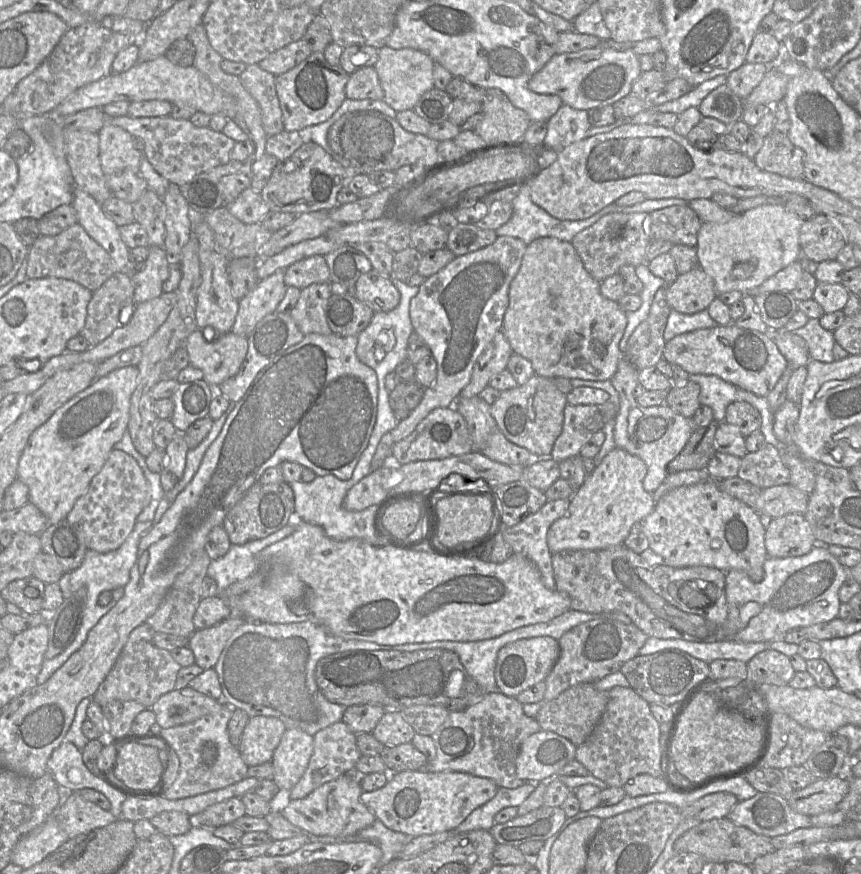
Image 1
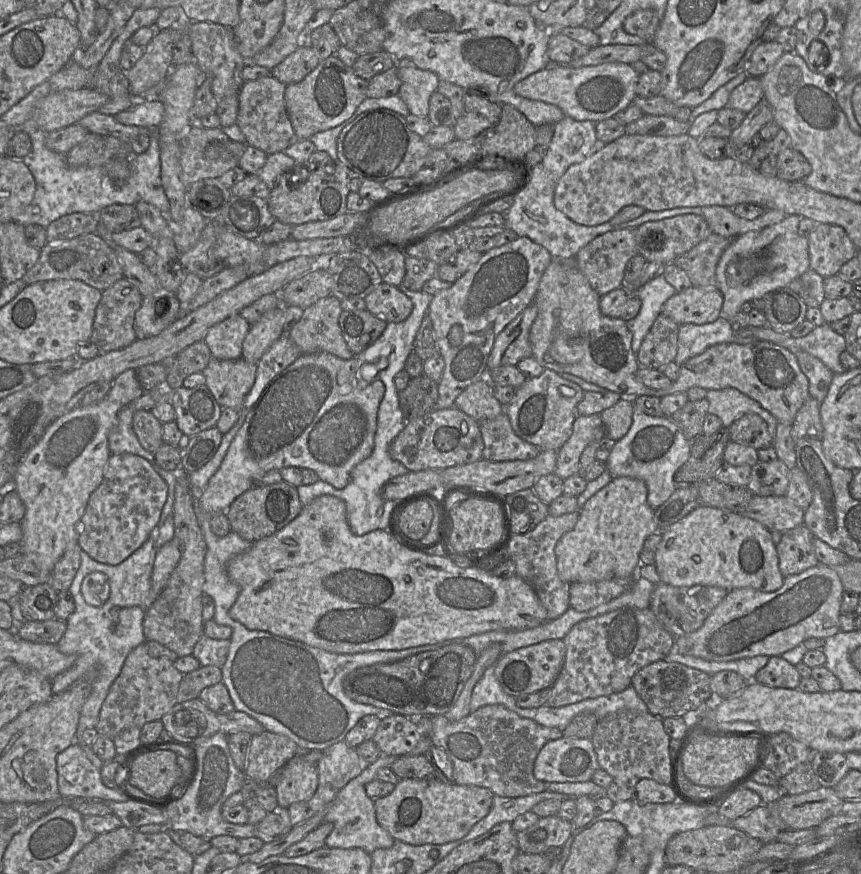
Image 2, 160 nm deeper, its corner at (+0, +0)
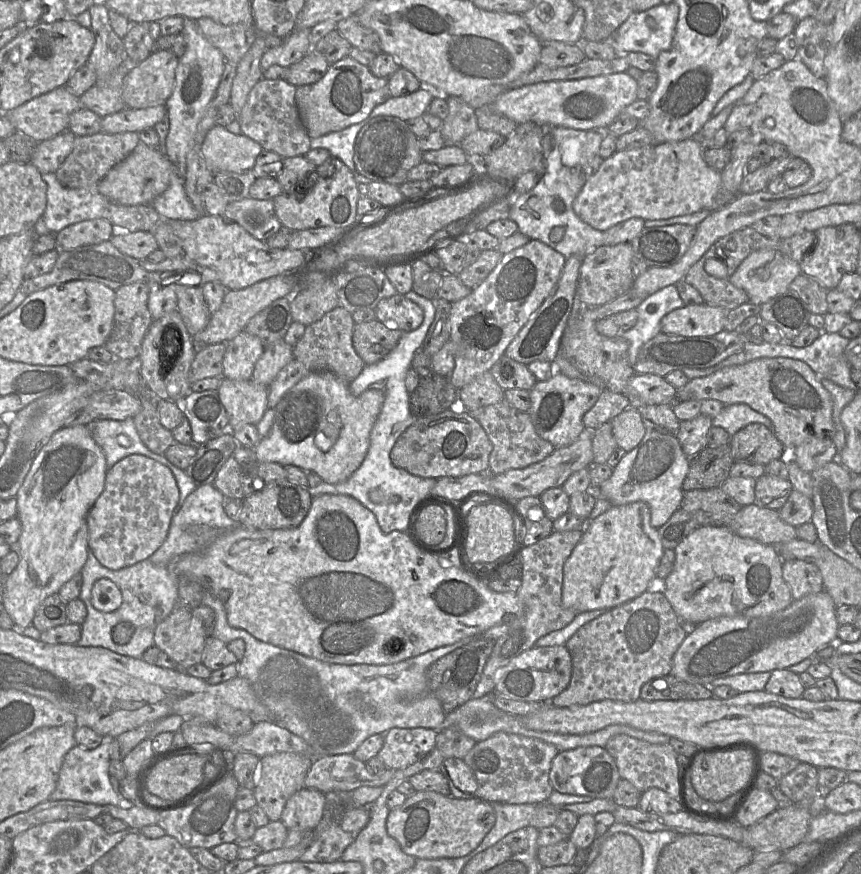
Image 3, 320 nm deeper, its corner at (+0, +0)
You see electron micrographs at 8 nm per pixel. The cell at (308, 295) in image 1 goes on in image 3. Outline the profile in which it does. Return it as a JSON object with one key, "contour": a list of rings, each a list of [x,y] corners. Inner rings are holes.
{"contour":[[[340,305],[337,306],[318,321],[305,326],[303,336],[292,348],[294,359],[301,362],[309,372],[331,372],[350,384],[365,366],[353,347],[354,325],[351,313]]]}

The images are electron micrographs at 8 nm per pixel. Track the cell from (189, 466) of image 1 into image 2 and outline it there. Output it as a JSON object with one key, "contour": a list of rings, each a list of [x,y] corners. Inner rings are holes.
{"contour":[[[243,408],[238,410],[238,412],[239,419],[237,423],[229,432],[223,434],[221,444],[213,458],[202,468],[188,475],[188,482],[191,487],[192,493],[199,494],[206,487],[211,477],[221,466],[228,448],[243,422]]]}

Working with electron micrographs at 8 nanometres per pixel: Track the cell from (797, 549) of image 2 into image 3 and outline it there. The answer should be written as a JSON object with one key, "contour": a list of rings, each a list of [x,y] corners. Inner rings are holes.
{"contour":[[[798,559],[782,561],[782,576],[794,600],[824,590],[821,572],[814,563]]]}

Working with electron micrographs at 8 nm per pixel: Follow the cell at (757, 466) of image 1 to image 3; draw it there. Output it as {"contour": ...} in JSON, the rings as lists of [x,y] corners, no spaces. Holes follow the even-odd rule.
{"contour":[[[763,474],[755,480],[755,504],[761,508],[779,511],[786,503],[792,484],[787,479]]]}

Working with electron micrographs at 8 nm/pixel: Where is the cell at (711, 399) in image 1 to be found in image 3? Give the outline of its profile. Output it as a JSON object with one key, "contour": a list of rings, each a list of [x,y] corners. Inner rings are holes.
{"contour":[[[746,404],[725,405],[711,421],[713,426],[723,428],[730,437],[751,423],[762,424],[774,433],[771,420]]]}

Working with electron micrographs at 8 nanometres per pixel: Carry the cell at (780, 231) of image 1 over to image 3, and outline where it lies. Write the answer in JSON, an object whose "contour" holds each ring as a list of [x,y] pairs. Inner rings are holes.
{"contour":[[[761,249],[747,256],[729,278],[729,281],[748,294],[749,303],[762,305],[789,290],[790,284],[800,274],[800,263],[790,259],[778,249]]]}

